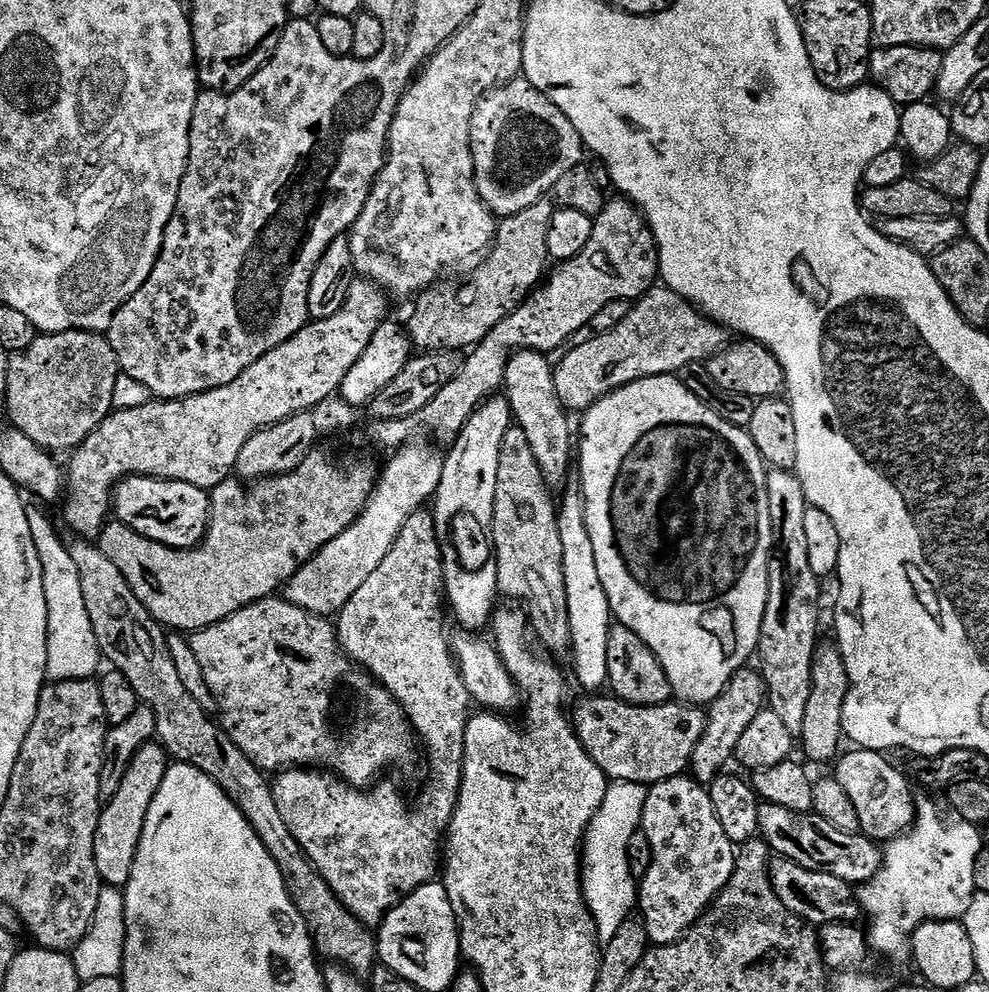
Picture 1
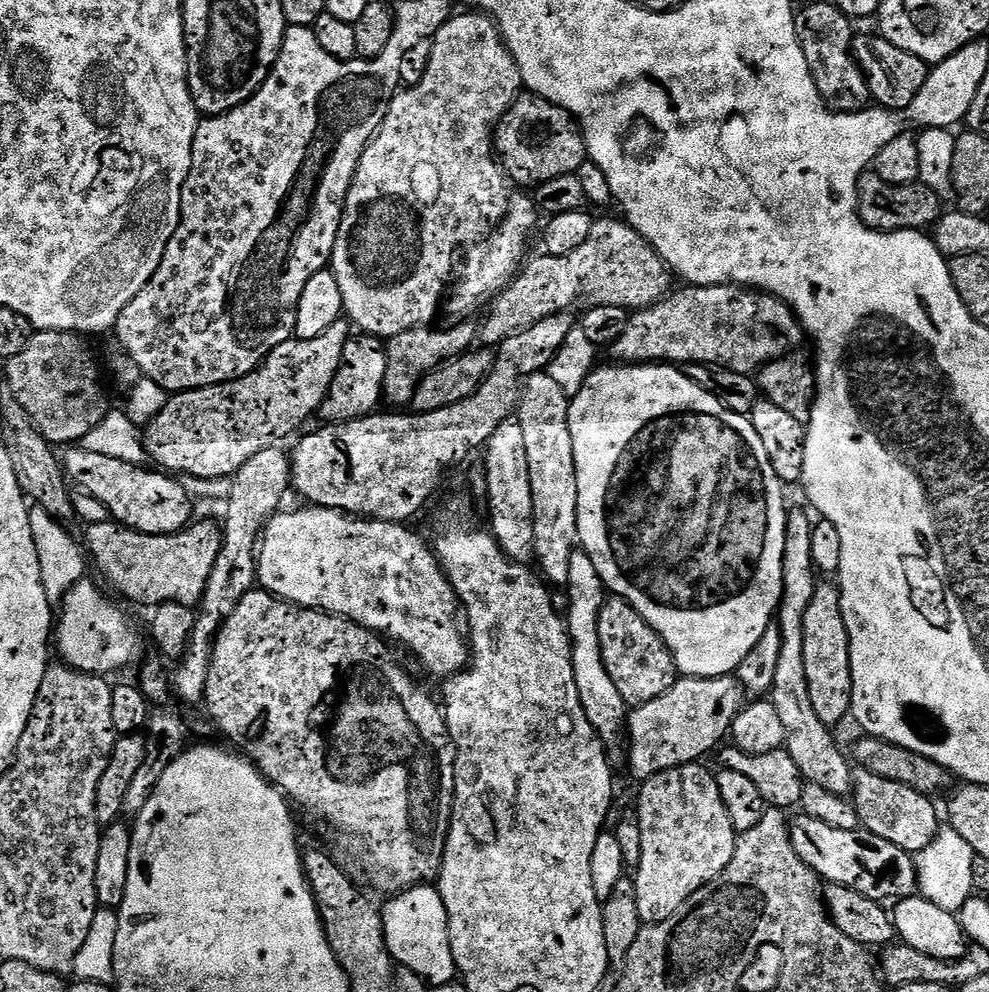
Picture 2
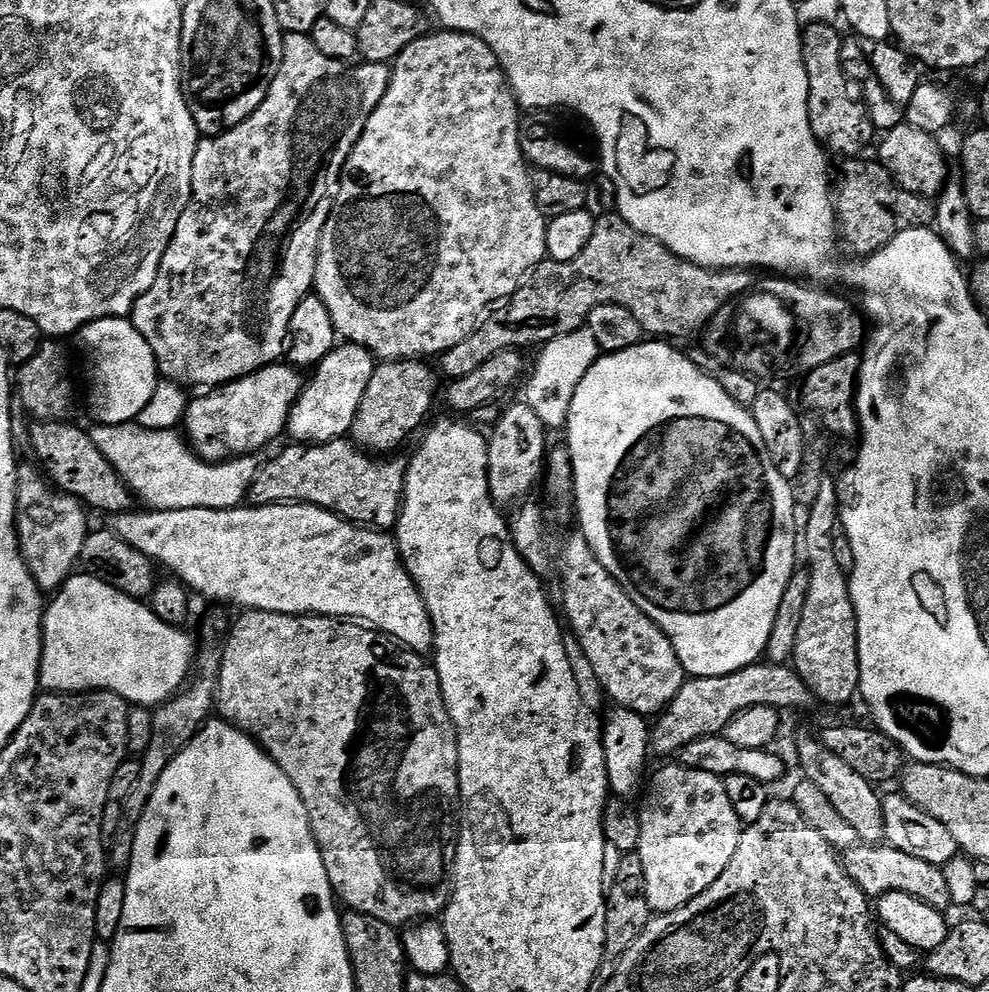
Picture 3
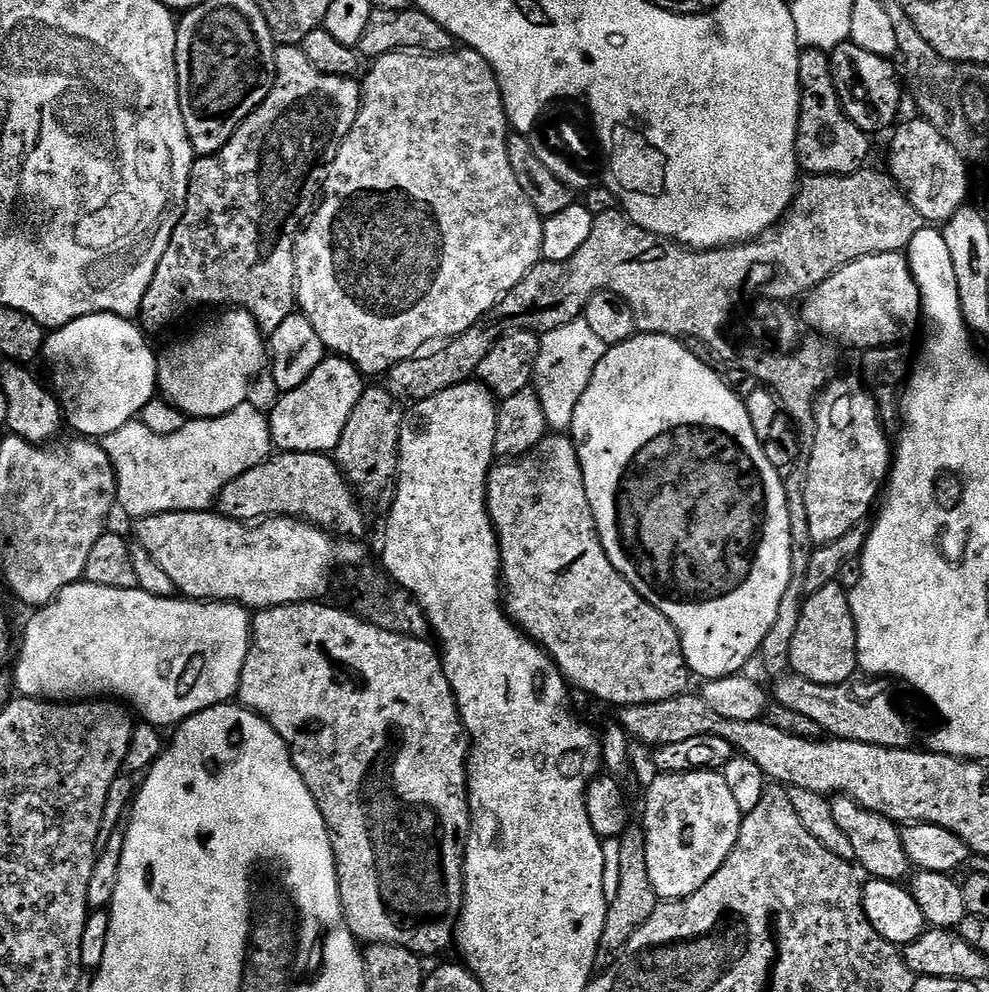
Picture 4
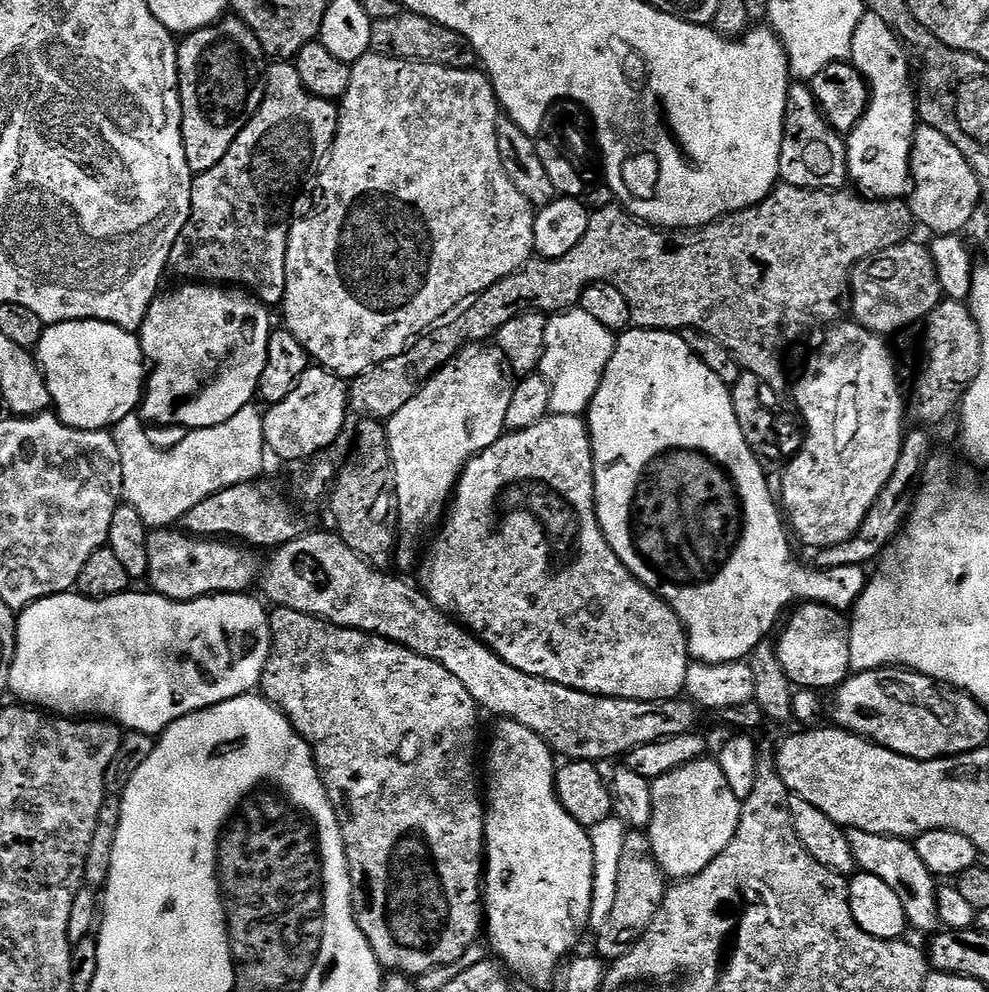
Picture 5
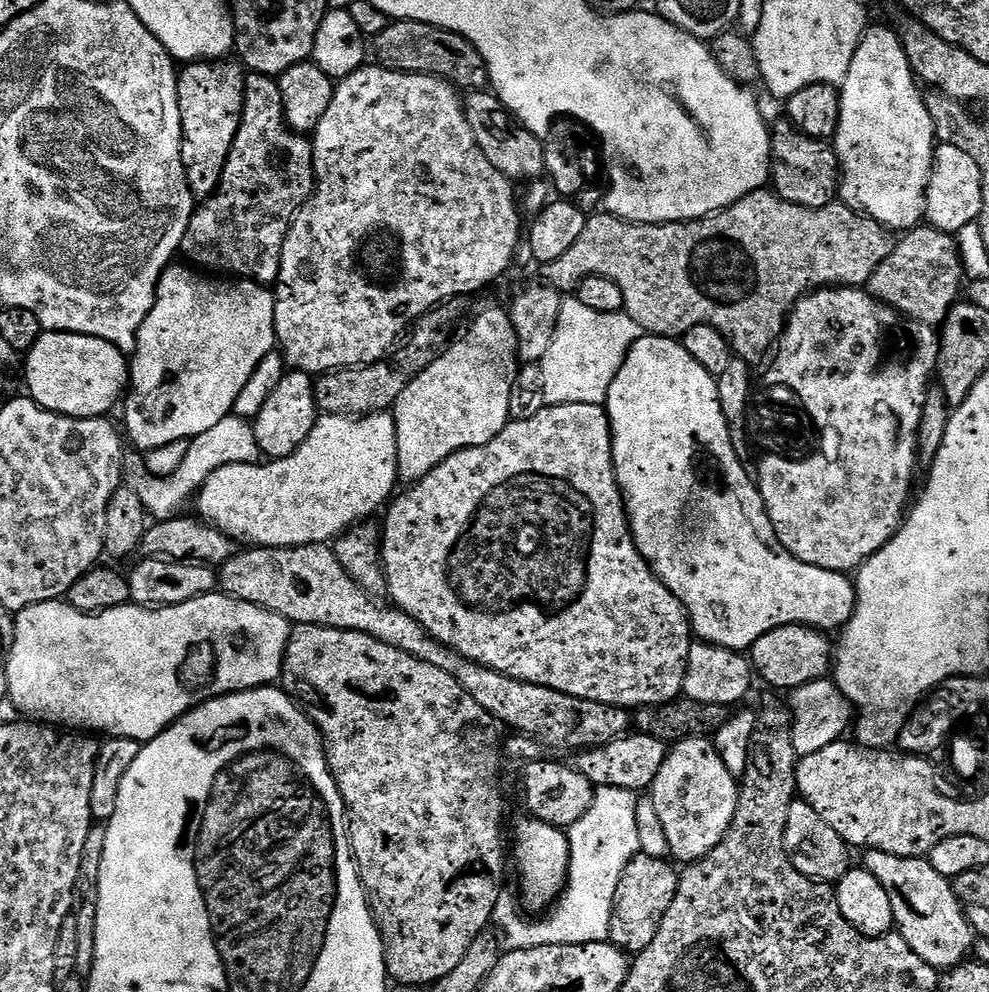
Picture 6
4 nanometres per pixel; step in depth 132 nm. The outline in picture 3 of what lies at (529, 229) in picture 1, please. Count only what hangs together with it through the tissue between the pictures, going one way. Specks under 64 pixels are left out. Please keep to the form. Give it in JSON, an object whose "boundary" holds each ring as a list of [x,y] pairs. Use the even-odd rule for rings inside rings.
{"boundary":[[[420,358],[386,360],[377,363],[374,374],[370,378],[370,386],[366,386],[366,394],[362,394],[362,406],[358,406],[358,414],[354,418],[350,436],[355,443],[372,454],[392,454],[395,453],[392,452],[395,448],[402,447],[411,438],[412,432],[418,431],[419,433],[425,427],[424,419],[427,418],[428,411],[431,410],[432,403],[436,400],[437,373],[434,368],[434,373],[432,373],[432,368],[428,364],[431,363]]]}

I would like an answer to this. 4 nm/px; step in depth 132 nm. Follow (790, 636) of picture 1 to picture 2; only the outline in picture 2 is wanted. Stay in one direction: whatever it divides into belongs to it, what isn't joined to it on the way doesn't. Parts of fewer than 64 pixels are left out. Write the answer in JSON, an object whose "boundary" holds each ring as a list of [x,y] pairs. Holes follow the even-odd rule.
{"boundary":[[[789,511],[786,522],[786,550],[782,562],[784,589],[778,609],[780,649],[770,699],[774,710],[778,710],[782,727],[786,730],[784,748],[790,758],[794,758],[798,770],[802,770],[805,781],[814,786],[823,786],[825,790],[830,790],[830,794],[848,796],[852,791],[853,765],[846,752],[836,745],[836,740],[832,737],[833,729],[818,718],[813,704],[810,703],[810,690],[806,686],[806,662],[802,662],[802,618],[806,618],[806,606],[810,606],[810,598],[814,596],[818,583],[812,550],[813,527],[813,521],[808,521],[806,513]]]}

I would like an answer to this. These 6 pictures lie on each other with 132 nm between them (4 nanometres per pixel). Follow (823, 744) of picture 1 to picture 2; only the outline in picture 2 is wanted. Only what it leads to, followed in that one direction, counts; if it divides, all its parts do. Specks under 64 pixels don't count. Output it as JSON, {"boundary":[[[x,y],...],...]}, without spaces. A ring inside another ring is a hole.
{"boundary":[[[817,583],[810,606],[806,606],[806,618],[802,618],[802,662],[806,662],[806,686],[818,718],[829,726],[847,721],[852,710],[850,638],[842,618],[840,590],[835,583]]]}

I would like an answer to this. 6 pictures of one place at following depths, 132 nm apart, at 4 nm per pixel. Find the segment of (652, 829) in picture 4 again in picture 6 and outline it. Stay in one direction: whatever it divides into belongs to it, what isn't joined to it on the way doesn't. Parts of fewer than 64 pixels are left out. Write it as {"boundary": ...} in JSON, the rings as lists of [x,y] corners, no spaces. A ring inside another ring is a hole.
{"boundary":[[[709,737],[675,741],[650,789],[651,800],[666,832],[671,859],[695,862],[710,854],[710,850],[722,842],[726,830],[730,830],[730,822],[734,822],[739,793],[737,777],[726,770]]]}

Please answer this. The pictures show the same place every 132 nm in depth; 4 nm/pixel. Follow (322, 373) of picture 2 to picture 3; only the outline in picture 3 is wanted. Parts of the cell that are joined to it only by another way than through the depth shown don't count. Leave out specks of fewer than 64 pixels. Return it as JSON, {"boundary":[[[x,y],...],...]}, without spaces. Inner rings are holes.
{"boundary":[[[277,362],[189,399],[182,432],[192,451],[209,462],[263,453],[267,444],[285,435],[288,416],[306,383],[300,376],[301,369]]]}

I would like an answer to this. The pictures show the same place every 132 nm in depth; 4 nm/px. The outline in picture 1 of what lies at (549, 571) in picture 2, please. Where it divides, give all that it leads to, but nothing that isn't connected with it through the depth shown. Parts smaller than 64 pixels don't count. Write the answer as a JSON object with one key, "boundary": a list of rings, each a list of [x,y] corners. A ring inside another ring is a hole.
{"boundary":[[[520,349],[513,353],[507,364],[504,394],[511,404],[517,427],[523,430],[530,442],[544,480],[551,487],[558,488],[567,481],[570,474],[568,468],[571,458],[572,461],[574,458],[574,428],[570,426],[567,409],[556,394],[555,369],[549,360],[545,353],[536,351]]]}

